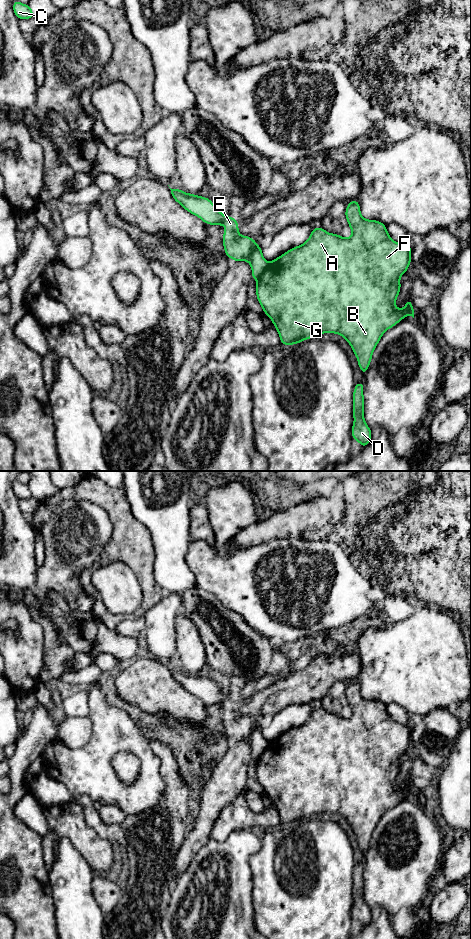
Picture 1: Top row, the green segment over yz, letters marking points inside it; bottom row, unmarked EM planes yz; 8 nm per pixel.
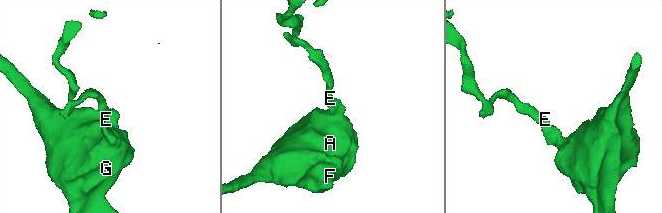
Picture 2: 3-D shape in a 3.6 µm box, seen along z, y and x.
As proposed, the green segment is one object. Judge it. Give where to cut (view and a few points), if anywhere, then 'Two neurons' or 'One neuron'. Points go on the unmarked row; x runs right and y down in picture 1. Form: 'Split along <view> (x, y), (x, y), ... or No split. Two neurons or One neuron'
Split along yz (268, 743), (257, 760). Two neurons

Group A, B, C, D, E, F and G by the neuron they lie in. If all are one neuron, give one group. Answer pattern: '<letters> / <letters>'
A B D F G / C E

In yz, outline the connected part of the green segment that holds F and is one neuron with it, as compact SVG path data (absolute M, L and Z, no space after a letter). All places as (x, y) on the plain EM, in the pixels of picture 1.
M357 680L348 683L345 696L352 711L351 717L344 718L328 713L322 707L313 708L304 724L288 730L268 743L257 760L256 776L264 793L278 811L282 825L299 824L302 820L323 813L339 814L350 824L359 848L365 855L374 829L385 811L394 807L407 795L414 798L414 788L410 779L406 780L406 786L402 789L395 785L400 773L401 755L407 752L411 743L411 725L395 722L382 702L364 699Z

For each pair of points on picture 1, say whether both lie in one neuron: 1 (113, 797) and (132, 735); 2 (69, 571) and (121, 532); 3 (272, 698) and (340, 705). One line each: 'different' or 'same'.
1: same
2: different
3: different

